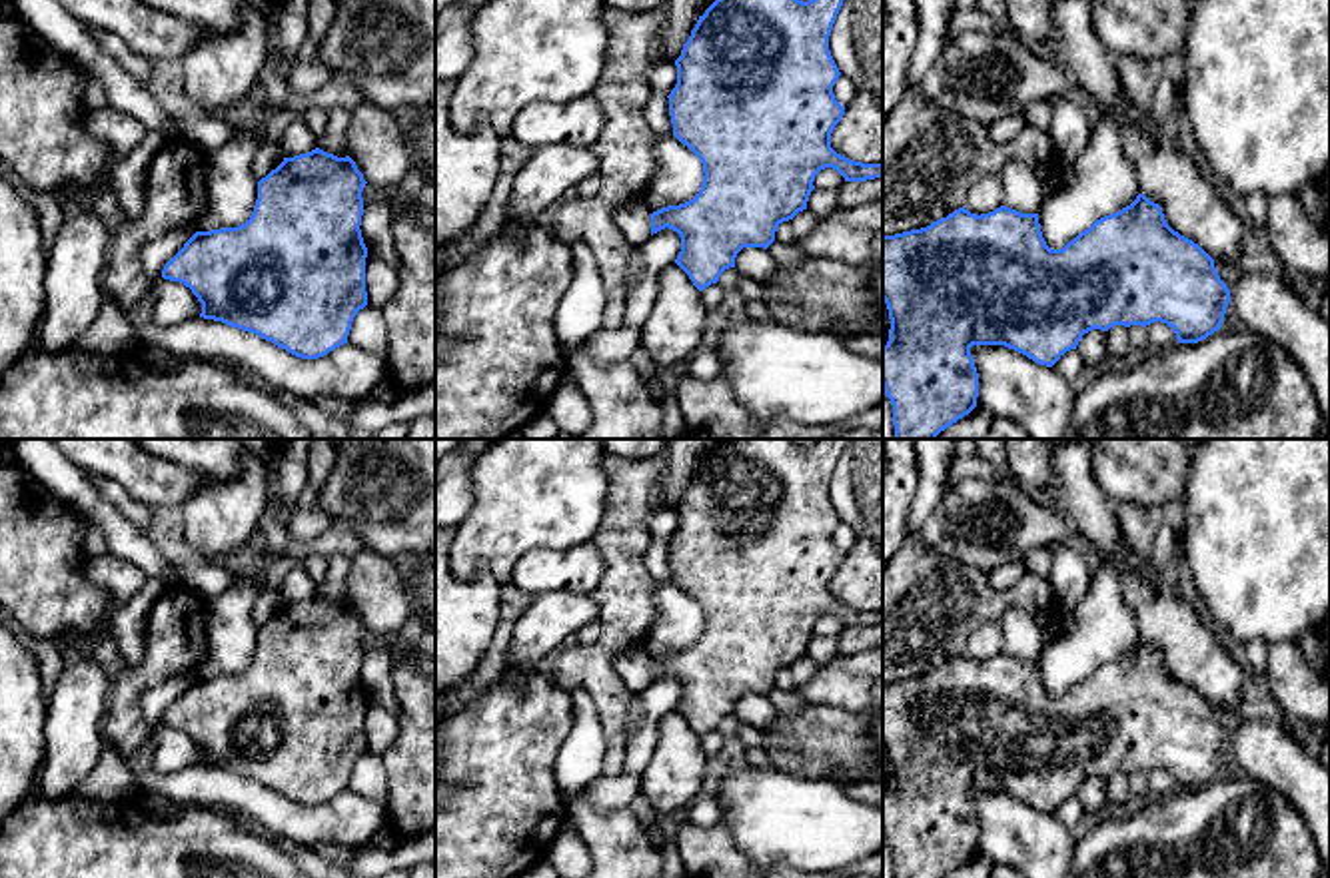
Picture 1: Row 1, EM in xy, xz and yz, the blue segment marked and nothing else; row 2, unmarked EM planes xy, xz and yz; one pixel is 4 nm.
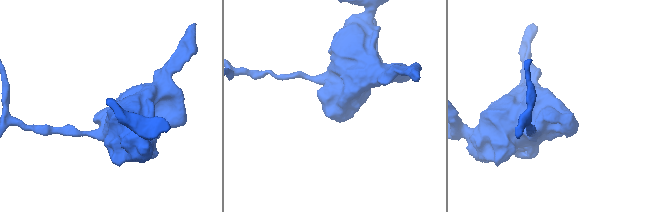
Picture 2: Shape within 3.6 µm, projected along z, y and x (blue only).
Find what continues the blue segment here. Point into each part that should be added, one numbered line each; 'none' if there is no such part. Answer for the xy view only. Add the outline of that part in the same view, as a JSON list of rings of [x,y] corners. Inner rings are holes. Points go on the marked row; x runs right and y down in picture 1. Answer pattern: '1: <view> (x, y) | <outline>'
none

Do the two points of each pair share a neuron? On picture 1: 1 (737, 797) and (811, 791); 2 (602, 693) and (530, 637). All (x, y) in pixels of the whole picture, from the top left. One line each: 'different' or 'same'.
1: same
2: different

